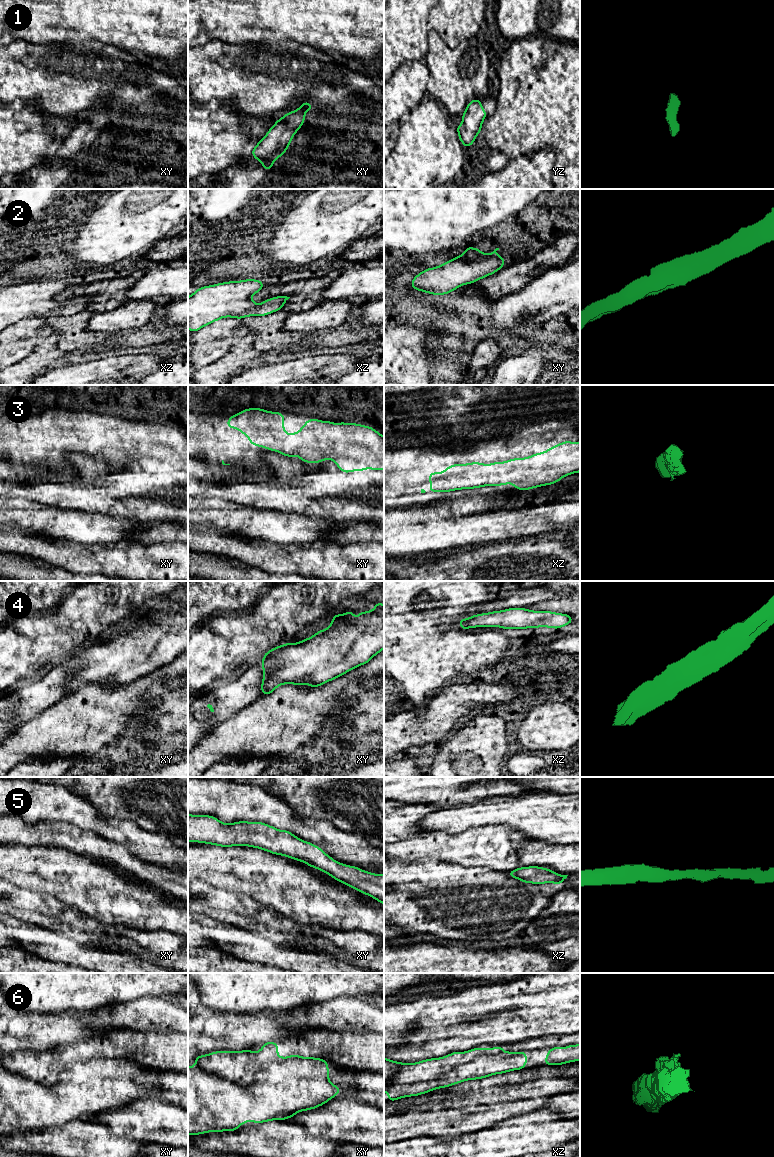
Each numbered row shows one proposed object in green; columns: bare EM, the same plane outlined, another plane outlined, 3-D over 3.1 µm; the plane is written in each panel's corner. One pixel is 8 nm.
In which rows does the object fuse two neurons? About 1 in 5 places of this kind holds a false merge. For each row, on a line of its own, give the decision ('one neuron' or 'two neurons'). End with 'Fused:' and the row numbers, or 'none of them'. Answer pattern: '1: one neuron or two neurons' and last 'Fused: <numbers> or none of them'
1: one neuron
2: one neuron
3: one neuron
4: one neuron
5: one neuron
6: two neurons
Fused: 6

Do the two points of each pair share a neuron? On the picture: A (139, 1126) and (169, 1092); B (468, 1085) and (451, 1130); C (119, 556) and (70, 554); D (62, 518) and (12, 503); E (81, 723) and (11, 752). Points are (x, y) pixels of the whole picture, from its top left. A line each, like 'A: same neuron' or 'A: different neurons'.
A: different neurons
B: same neuron
C: same neuron
D: different neurons
E: same neuron

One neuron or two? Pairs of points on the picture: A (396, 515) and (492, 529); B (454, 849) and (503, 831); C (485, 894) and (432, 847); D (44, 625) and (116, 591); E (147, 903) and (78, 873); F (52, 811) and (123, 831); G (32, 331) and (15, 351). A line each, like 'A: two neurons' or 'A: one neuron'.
A: one neuron
B: one neuron
C: two neurons
D: one neuron
E: one neuron
F: one neuron
G: one neuron

